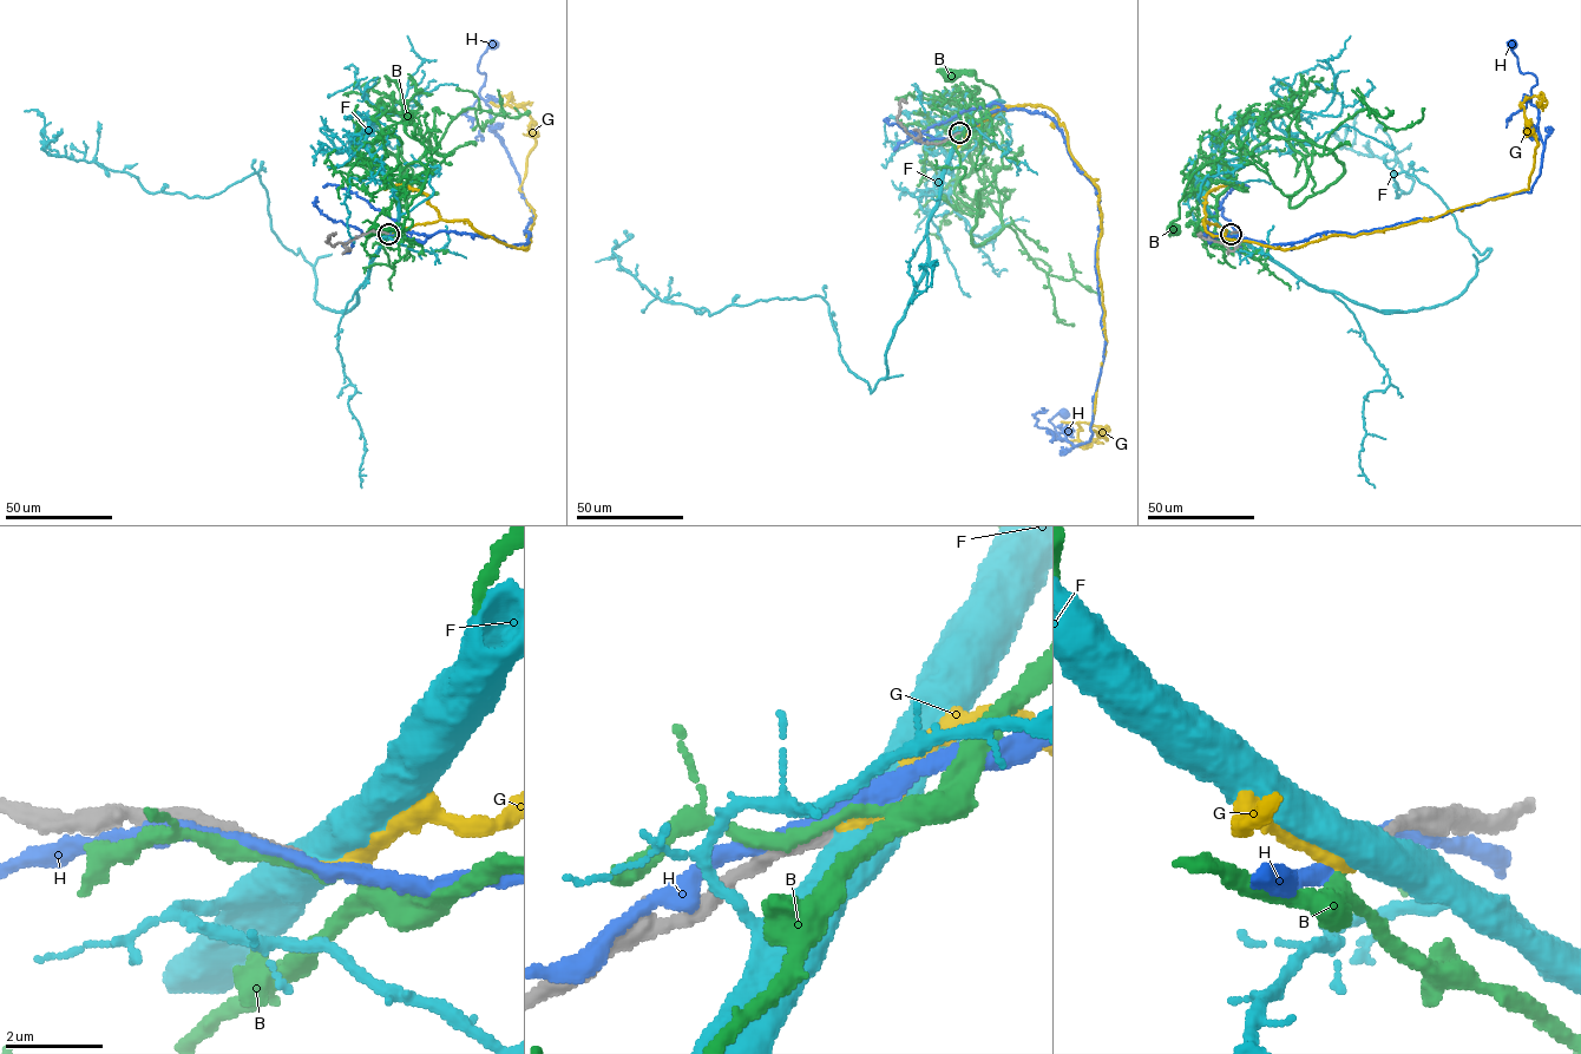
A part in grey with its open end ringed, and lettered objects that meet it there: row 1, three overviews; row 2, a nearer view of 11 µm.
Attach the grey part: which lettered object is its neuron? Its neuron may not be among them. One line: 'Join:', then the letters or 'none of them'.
Join: G

